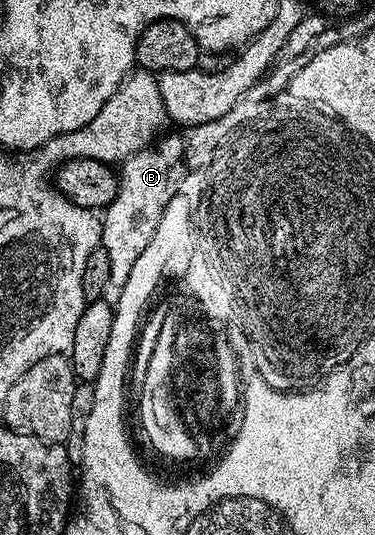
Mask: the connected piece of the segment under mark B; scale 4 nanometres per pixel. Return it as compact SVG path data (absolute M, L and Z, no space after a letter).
M238 103L229 112L224 112L224 116L220 116L222 122L212 120L208 124L184 126L175 129L175 134L168 135L169 133L167 133L165 136L159 137L146 149L136 152L121 163L118 195L116 200L112 200L112 204L106 207L104 217L101 219L102 229L106 232L106 245L109 246L108 260L114 262L114 271L110 276L109 286L104 286L101 301L107 302L112 307L118 305L120 292L124 292L124 284L128 284L128 272L132 272L132 264L136 264L136 260L140 260L140 252L144 252L144 248L148 248L148 240L152 240L152 236L162 219L164 208L168 208L172 196L180 188L187 173L191 170L201 170L209 166L211 160L216 156L216 151L223 145L224 140L231 137L232 128L226 126L226 122L230 122L230 114L238 114Z

